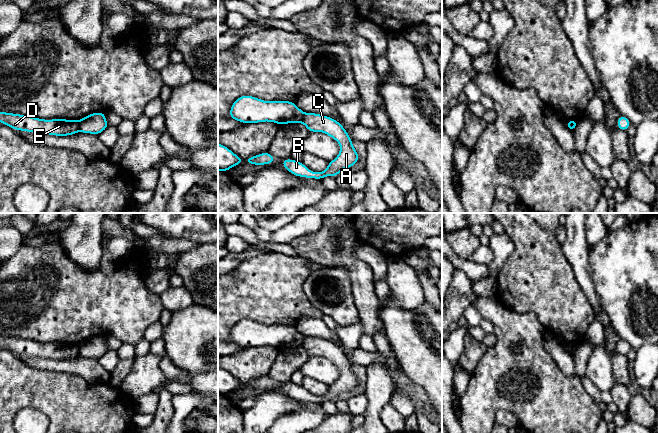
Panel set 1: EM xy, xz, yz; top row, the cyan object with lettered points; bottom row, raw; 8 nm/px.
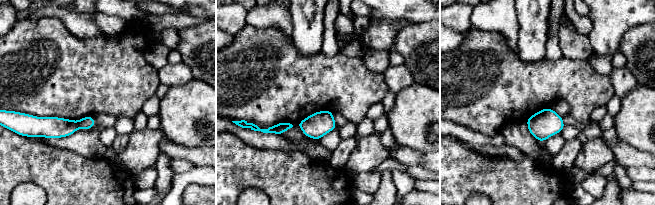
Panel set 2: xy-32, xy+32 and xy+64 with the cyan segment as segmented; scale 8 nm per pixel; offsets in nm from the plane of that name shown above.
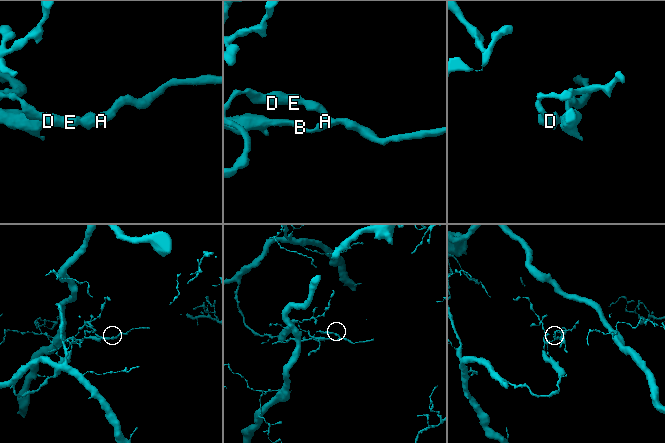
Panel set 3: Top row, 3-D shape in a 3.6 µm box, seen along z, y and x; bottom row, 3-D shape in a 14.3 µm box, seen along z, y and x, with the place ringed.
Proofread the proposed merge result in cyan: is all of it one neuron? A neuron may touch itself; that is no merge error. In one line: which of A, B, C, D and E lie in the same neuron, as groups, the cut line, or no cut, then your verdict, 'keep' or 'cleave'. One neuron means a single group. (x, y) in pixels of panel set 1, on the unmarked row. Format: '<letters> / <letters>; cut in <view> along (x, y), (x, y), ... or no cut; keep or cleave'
A B C / D E; cut in xy along (78, 345), (79, 354); cleave

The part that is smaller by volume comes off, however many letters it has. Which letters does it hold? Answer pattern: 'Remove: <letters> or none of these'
Remove: A, B, C

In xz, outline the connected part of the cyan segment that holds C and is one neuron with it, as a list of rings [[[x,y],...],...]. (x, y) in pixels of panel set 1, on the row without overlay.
[[[305,337],[302,347],[309,356],[323,356],[336,364],[340,370],[338,380],[328,386],[328,391],[323,396],[312,396],[302,386],[293,383],[282,383],[281,387],[291,398],[321,404],[328,400],[336,401],[343,393],[354,390],[359,385],[359,379],[352,369],[352,363],[342,348],[337,344],[318,337]]]

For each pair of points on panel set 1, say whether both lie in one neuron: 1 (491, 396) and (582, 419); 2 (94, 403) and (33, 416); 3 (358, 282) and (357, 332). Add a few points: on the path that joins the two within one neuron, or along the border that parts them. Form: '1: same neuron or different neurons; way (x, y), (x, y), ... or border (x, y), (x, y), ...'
1: same neuron; way (514, 406), (559, 406)
2: different neurons; border (20, 409), (36, 408), (49, 422)
3: different neurons; border (359, 319), (363, 334)

